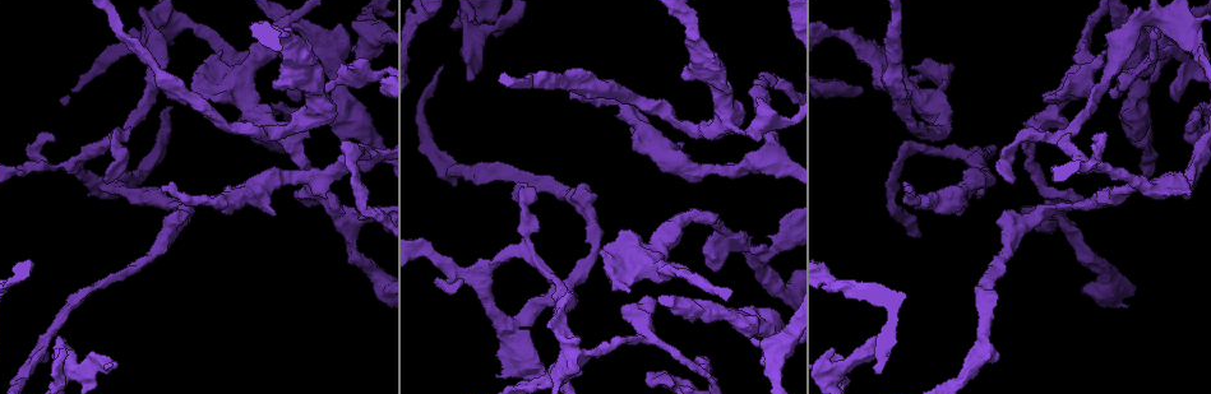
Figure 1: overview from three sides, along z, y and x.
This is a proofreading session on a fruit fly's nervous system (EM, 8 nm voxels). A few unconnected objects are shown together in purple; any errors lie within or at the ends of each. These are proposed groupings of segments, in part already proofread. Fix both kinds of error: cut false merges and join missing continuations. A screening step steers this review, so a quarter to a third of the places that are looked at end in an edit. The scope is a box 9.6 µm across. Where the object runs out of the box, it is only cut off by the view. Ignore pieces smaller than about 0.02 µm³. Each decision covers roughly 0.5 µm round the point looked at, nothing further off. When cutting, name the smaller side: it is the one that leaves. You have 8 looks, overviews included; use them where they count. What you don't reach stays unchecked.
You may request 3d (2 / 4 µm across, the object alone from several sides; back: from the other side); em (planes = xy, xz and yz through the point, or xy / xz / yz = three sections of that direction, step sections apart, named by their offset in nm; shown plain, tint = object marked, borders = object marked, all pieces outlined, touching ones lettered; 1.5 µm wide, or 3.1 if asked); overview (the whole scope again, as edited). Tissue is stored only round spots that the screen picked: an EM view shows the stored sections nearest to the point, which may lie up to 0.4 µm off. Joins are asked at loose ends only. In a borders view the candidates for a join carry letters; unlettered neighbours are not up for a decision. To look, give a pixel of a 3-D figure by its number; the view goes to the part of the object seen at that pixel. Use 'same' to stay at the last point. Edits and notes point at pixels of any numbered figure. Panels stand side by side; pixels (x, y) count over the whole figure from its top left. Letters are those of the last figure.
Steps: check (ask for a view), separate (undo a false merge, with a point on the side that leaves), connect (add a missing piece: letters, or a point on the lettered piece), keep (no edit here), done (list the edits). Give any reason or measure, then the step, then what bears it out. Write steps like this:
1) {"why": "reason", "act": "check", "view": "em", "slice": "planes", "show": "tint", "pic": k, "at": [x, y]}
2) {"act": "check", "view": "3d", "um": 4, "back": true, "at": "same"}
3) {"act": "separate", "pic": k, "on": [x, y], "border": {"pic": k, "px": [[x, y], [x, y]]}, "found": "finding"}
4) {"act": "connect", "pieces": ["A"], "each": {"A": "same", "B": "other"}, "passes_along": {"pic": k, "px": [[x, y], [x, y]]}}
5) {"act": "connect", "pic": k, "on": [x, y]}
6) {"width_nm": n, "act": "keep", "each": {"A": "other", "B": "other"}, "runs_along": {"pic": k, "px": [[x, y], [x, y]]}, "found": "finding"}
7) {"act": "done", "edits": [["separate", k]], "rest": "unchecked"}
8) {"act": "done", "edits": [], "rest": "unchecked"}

{"why": "an open end", "act": "check", "view": "em", "slice": "xy", "step": 4, "show": "borders", "pic": 1, "at": [620, 234]}

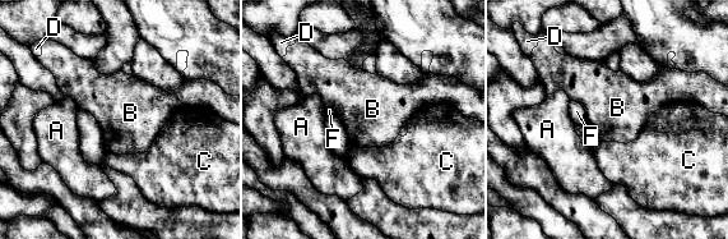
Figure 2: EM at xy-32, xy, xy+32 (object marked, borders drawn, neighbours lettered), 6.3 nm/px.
{"act": "check", "view": "em", "slice": "planes", "show": "borders", "at": "same"}

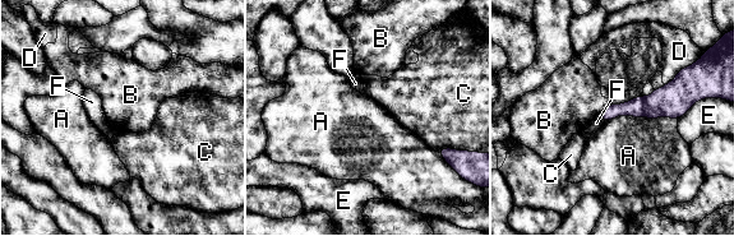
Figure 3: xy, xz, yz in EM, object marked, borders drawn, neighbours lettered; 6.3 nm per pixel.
{"act": "keep", "each": {"A": "other", "B": "other", "C": "other", "D": "other", "E": "other", "F": "other"}, "found": "no lettered piece goes on from it"}

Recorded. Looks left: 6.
{"why": "stops while still wide", "act": "check", "view": "em", "slice": "planes", "show": "borders", "pic": 1, "at": [957, 216]}

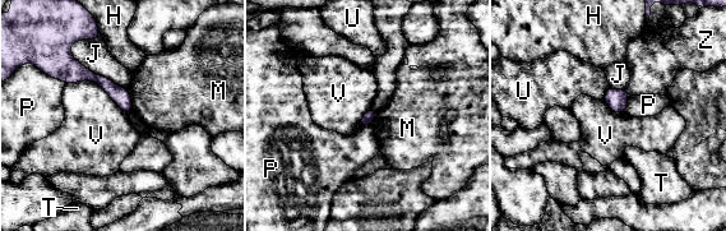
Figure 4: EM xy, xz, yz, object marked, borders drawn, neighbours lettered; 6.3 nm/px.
{"act": "keep", "each": {"H": "other", "J": "other", "M": "other", "P": "other", "T": "other", "U": "other", "V": "other", "Z": "other"}, "runs_along": {"pic": 4, "px": [[55, 73], [97, 78], [129, 106]]}, "found": "no lettered piece goes on from it"}

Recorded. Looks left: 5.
{"why": "an open end", "act": "check", "view": "em", "slice": "xy", "step": 8, "show": "tint", "pic": 1, "at": [914, 66]}

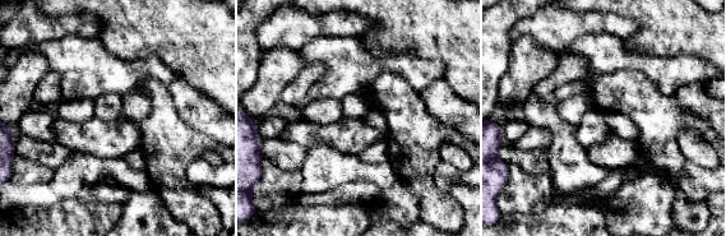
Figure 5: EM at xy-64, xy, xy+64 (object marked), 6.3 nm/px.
{"why": "another direction", "act": "check", "view": "em", "slice": "planes", "show": "borders", "at": "same"}

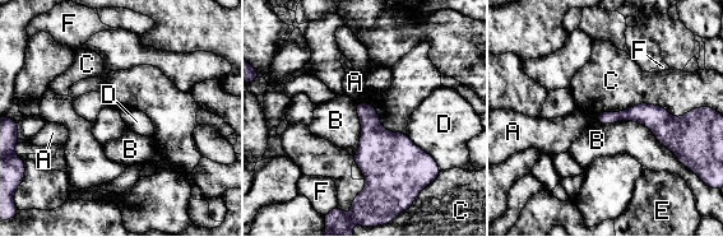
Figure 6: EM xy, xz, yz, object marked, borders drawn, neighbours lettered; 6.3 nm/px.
{"longest_contact_nm": ["B", 650], "act": "keep", "each": {"A": "other", "B": "other", "C": "other", "D": "other", "E": "other", "F": "other"}, "runs_along": {"pic": 6, "px": [[601, 117], [686, 121]]}, "found": "none of them fits"}

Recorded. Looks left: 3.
{"act": "done", "edits": [], "rest": "unchecked"}

